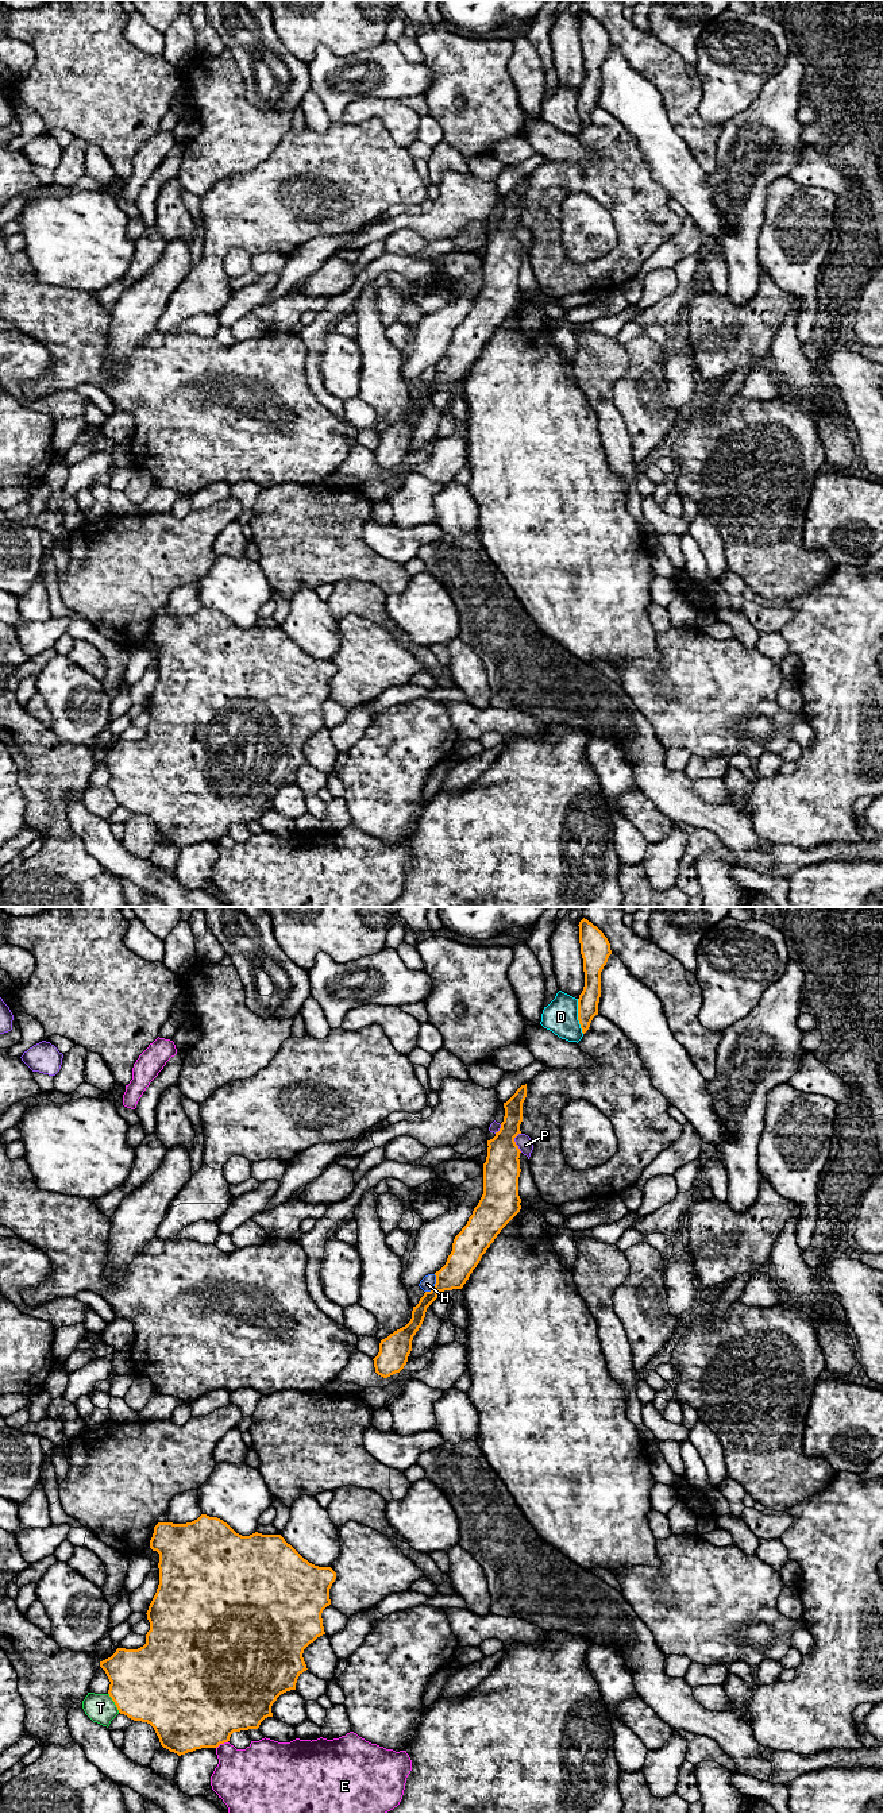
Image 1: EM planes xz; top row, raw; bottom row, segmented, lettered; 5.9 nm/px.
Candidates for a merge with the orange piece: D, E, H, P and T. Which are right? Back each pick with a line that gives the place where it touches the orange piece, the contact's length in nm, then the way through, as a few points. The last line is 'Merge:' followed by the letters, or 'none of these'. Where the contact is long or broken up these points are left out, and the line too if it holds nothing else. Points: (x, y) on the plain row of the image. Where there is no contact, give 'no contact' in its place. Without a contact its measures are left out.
Merge: none of these

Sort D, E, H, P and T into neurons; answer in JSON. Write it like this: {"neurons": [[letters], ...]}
{"neurons": [["D"], ["E"], ["H"], ["P"], ["T"]]}

